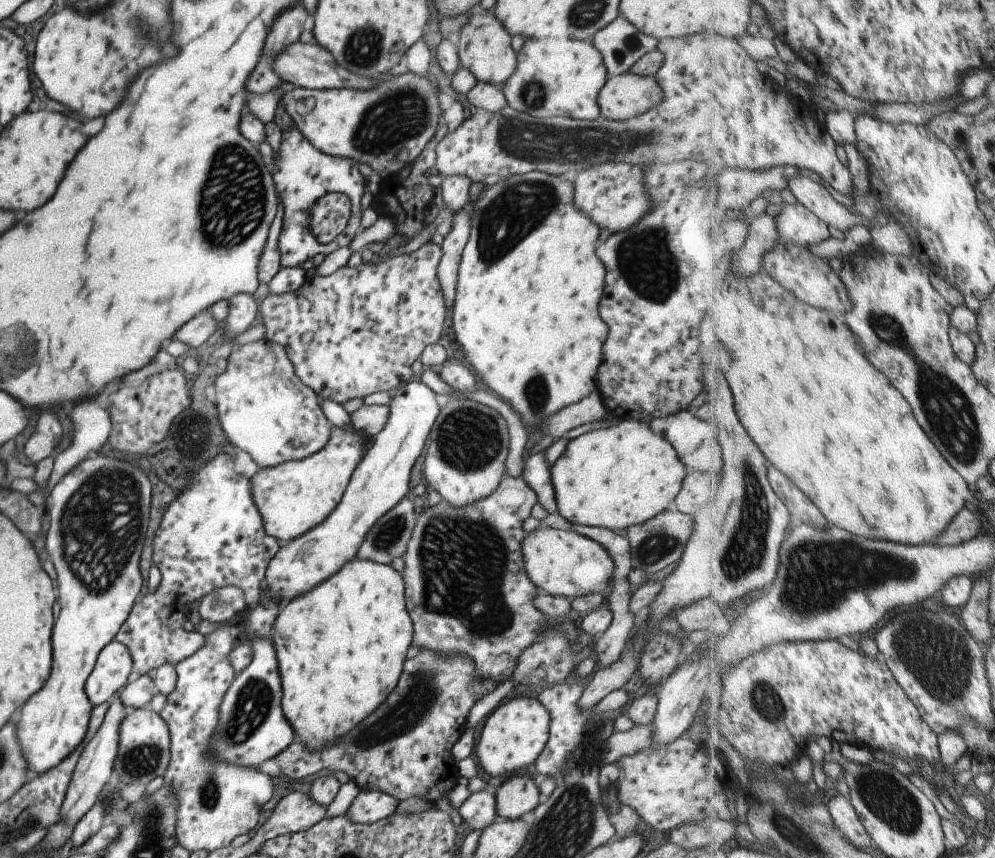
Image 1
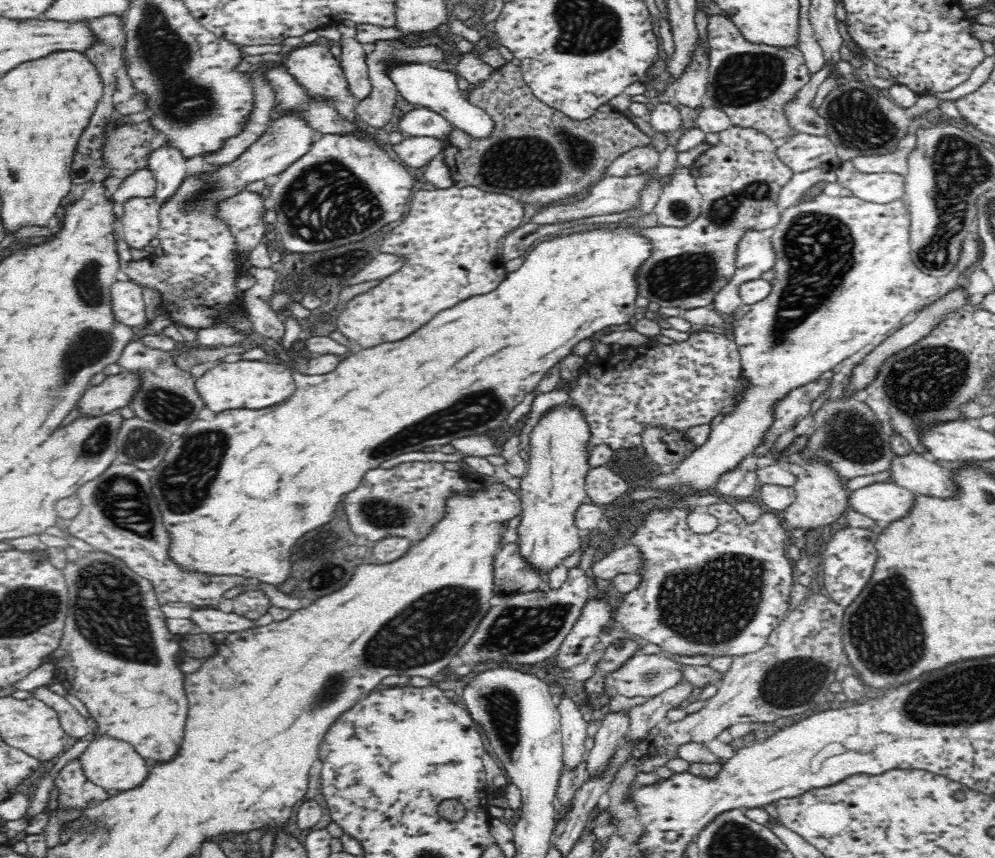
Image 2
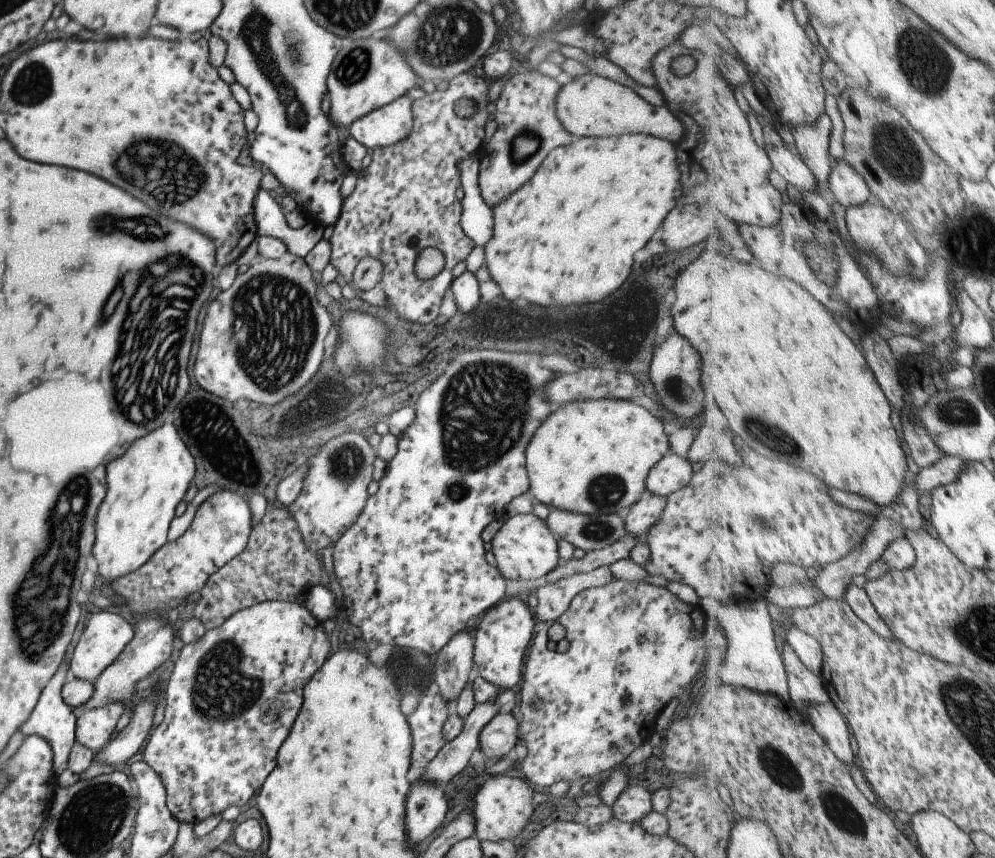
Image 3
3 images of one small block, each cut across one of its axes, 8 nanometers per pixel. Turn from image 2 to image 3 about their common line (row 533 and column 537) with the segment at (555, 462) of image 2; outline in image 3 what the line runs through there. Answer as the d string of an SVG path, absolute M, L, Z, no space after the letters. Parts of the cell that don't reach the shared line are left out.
M531 513L508 516L487 543L495 559L496 569L503 578L511 580L535 580L546 576L556 567L558 539L551 534L547 525Z

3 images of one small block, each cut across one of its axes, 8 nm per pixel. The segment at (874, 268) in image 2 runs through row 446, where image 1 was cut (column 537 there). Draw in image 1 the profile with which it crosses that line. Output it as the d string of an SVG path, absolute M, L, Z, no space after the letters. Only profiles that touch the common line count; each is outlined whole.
M515 696L498 704L483 720L479 738L475 742L478 769L491 776L513 775L517 770L529 770L548 739L549 715L537 700Z

